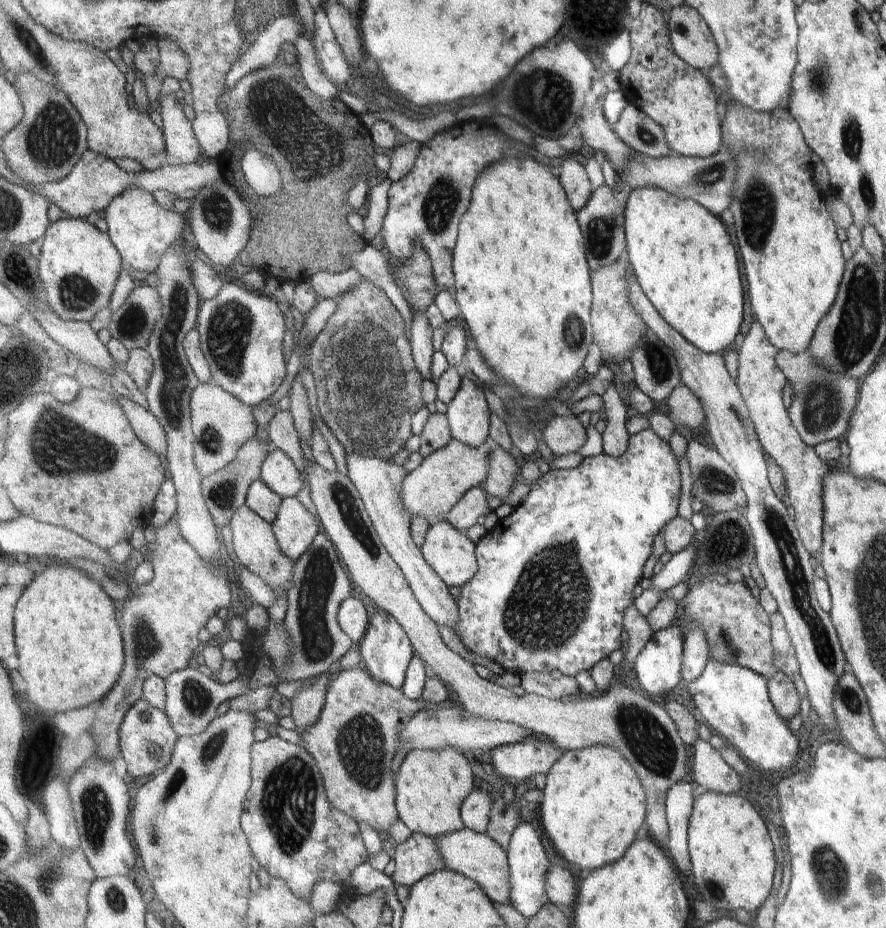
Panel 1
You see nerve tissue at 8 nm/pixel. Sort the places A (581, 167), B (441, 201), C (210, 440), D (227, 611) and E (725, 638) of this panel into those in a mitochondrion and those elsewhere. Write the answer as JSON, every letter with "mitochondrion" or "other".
{"A":"other","B":"mitochondrion","C":"mitochondrion","D":"other","E":"mitochondrion"}

